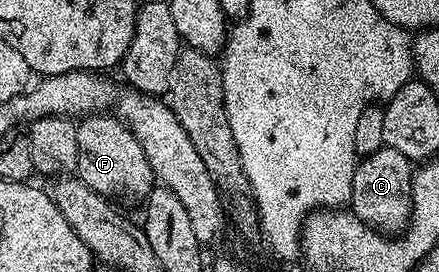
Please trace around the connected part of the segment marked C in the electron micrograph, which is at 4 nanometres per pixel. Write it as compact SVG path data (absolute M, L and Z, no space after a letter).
M384 145L372 155L364 155L355 164L353 185L349 200L350 210L361 221L384 233L406 232L411 221L412 160L406 159L397 149Z

